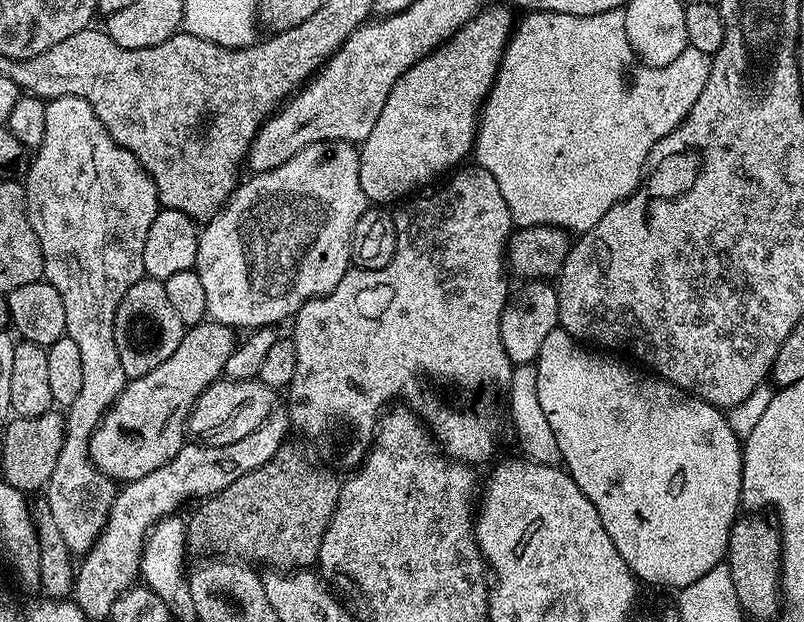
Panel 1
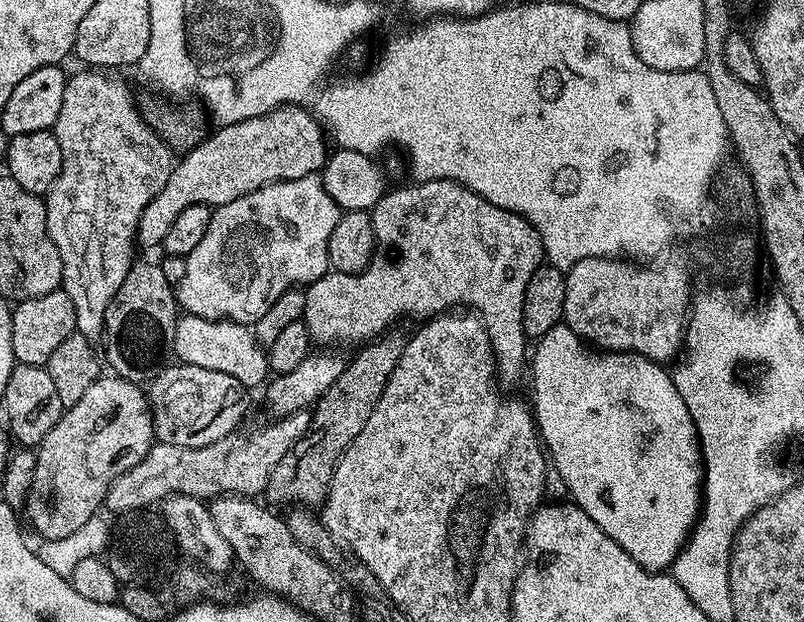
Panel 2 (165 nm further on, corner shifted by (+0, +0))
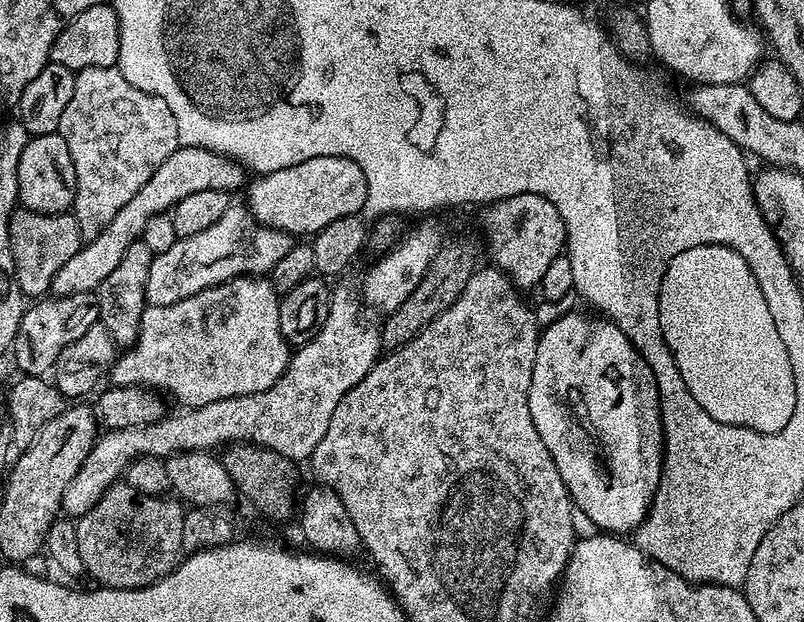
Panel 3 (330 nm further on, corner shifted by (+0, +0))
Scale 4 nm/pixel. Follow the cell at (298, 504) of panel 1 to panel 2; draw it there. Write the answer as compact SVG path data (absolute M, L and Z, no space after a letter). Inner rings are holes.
M400 326L393 327L365 343L357 351L361 352L345 363L342 374L334 378L334 386L330 386L311 409L308 433L290 449L282 462L278 462L278 466L274 466L266 489L266 496L273 500L273 505L300 505L308 510L323 505L336 461L342 458L350 442L362 434L362 426L366 426L366 418L370 418L374 406L378 406L378 398L382 398L382 390L386 390L386 382L398 366L398 358L402 358L402 350L406 350L409 339L407 331L404 333Z

